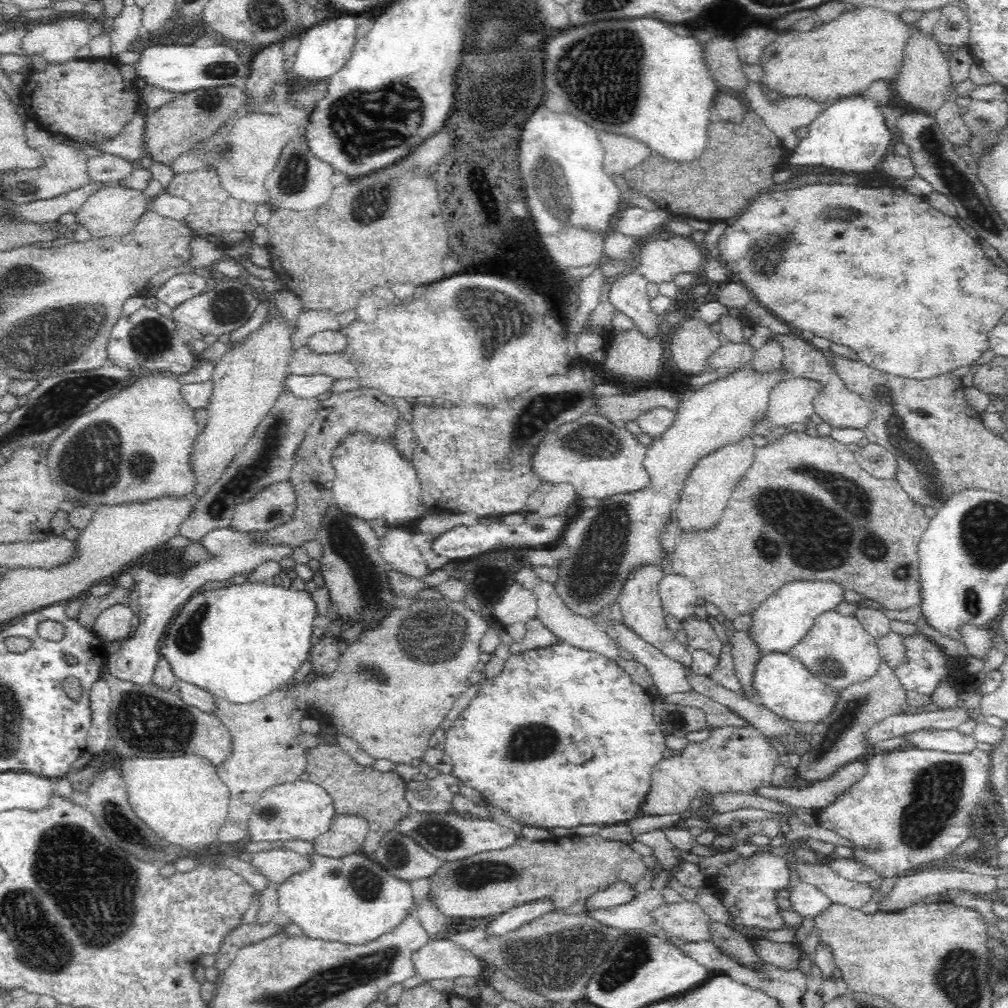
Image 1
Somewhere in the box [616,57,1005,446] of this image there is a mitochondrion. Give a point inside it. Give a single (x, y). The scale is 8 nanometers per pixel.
(957, 183)

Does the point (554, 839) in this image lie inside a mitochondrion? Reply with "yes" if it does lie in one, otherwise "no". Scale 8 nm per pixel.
no

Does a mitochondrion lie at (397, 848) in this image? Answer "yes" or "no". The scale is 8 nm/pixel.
yes

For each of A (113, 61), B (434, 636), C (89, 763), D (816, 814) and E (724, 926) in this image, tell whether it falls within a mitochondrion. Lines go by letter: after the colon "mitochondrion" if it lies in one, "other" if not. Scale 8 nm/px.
A: other
B: mitochondrion
C: other
D: other
E: other

